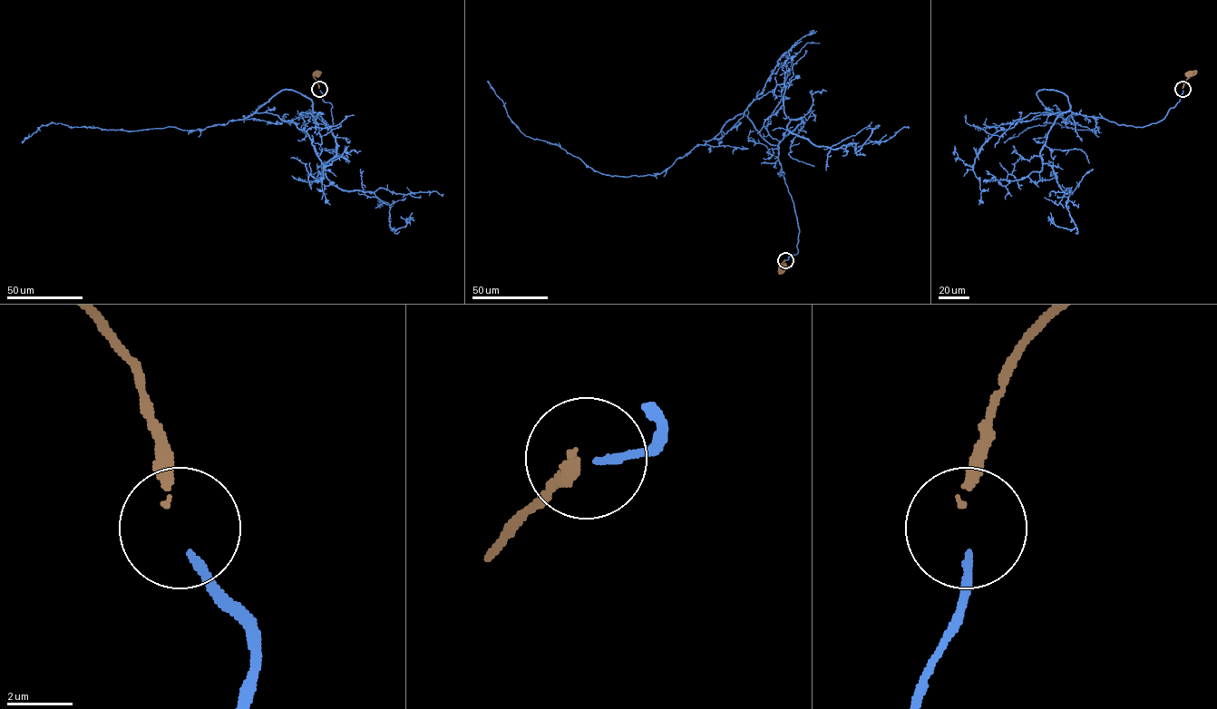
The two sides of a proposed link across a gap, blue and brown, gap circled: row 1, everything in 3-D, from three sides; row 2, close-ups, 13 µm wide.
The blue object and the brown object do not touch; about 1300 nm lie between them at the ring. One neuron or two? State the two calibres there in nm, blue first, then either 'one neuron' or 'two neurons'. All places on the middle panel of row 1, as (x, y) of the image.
240 nm thick on the blue side, 150 nm on the other; one neuron

